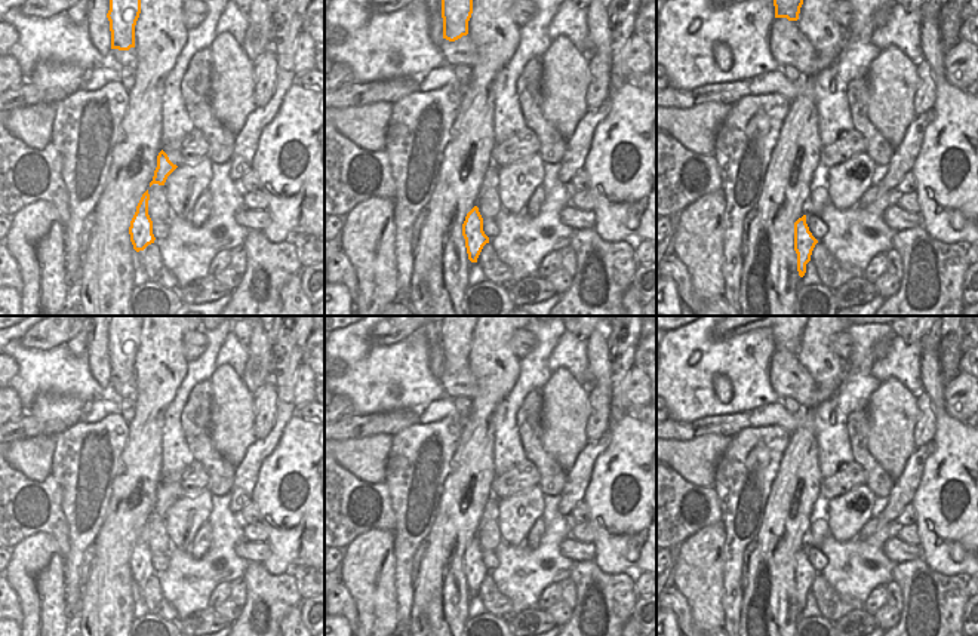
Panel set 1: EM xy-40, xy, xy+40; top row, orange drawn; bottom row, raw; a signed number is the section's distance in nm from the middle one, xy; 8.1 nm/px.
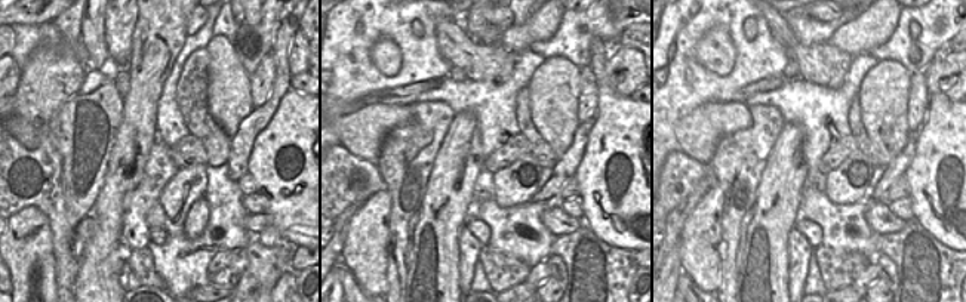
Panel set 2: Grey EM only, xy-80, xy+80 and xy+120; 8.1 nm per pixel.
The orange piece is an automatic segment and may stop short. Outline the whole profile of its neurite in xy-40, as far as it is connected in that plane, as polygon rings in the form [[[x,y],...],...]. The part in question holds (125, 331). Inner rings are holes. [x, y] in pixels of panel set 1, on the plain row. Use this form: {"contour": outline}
{"contour": [[[113,316],[107,350],[111,363],[111,381],[135,380],[135,357],[141,345],[142,316]]]}

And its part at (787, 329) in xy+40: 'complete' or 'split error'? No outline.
complete

